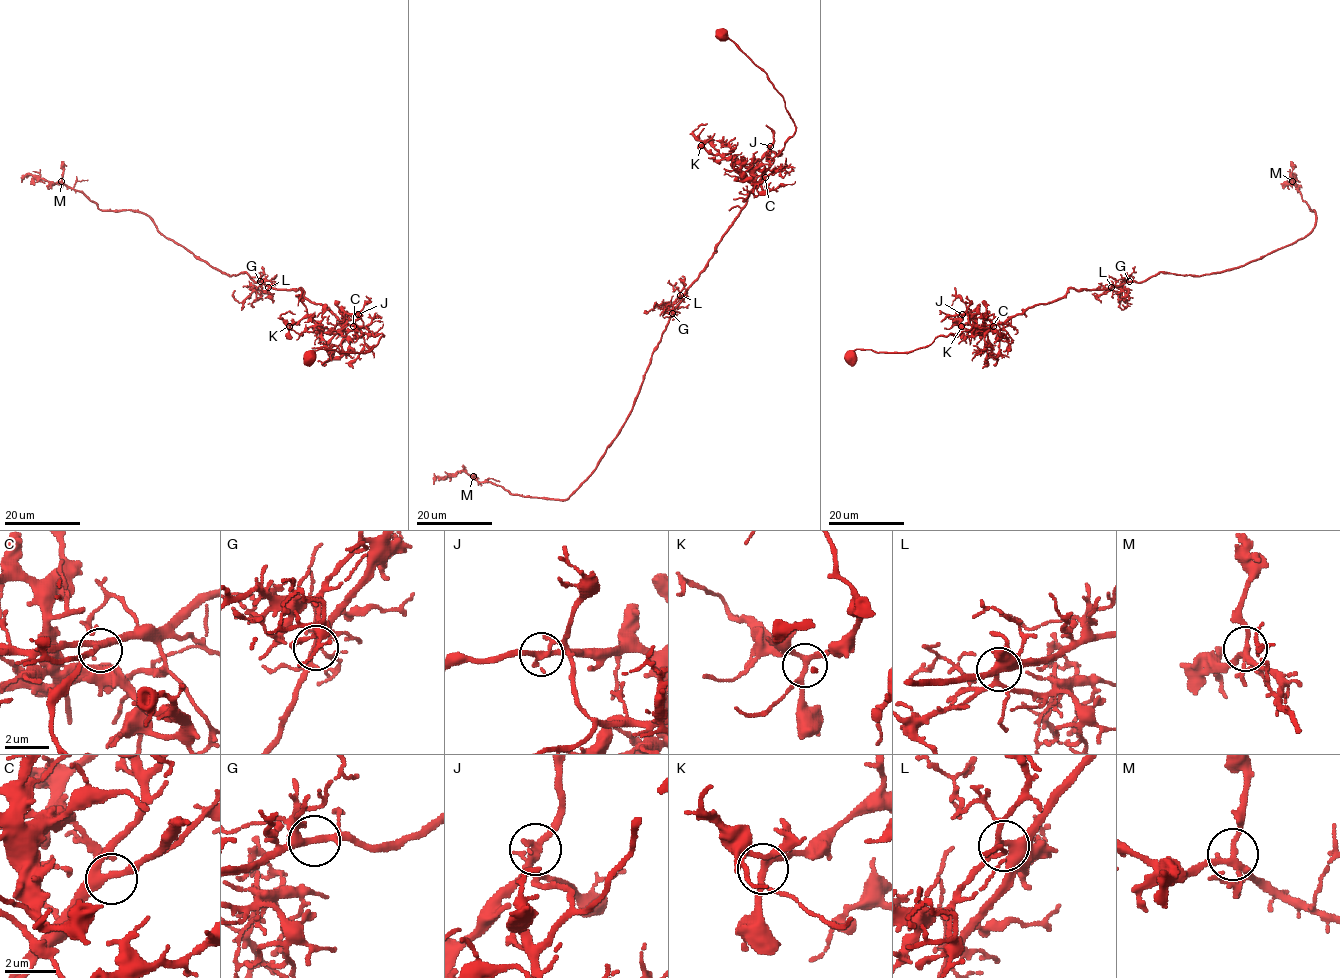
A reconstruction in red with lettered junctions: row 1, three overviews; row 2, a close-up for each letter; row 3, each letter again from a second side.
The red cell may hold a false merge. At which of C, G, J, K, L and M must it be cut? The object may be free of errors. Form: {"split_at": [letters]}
{"split_at": ["J"]}

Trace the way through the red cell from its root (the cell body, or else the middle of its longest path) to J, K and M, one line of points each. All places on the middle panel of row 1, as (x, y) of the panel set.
J: (721, 33), (766, 73), (782, 96), (794, 123), (795, 132), (777, 156), (769, 150), (770, 146)
K: (721, 33), (766, 73), (783, 98), (795, 132), (777, 156), (769, 151), (757, 168), (735, 164), (701, 145)
M: (721, 33), (766, 73), (795, 132), (672, 313), (633, 408), (593, 473), (564, 500), (512, 495), (473, 476)

